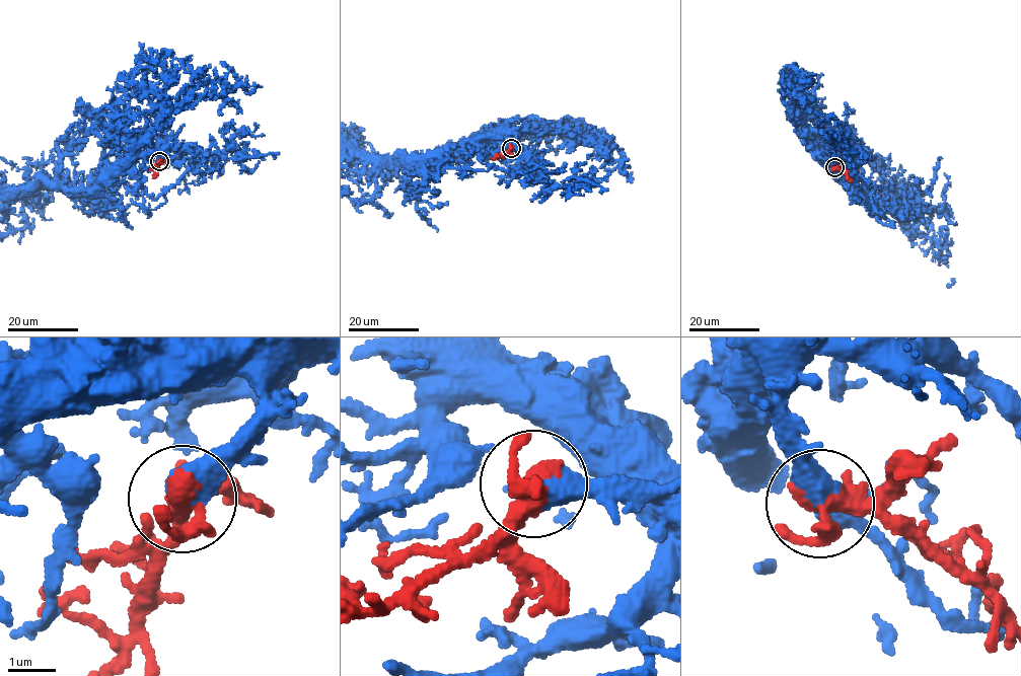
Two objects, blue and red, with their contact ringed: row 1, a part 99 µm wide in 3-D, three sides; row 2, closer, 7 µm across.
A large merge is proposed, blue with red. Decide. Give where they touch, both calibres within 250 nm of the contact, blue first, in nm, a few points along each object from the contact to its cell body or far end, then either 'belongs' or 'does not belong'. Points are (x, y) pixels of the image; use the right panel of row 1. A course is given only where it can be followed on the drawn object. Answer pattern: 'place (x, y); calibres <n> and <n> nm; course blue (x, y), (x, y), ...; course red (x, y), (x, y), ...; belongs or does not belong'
place (834, 167); calibres 650 and 420 nm; course red (833, 168), (853, 181); belongs

